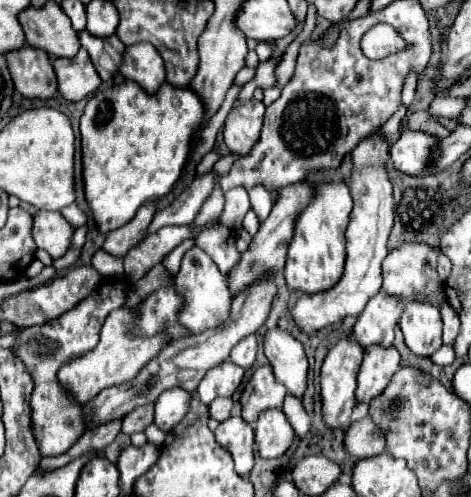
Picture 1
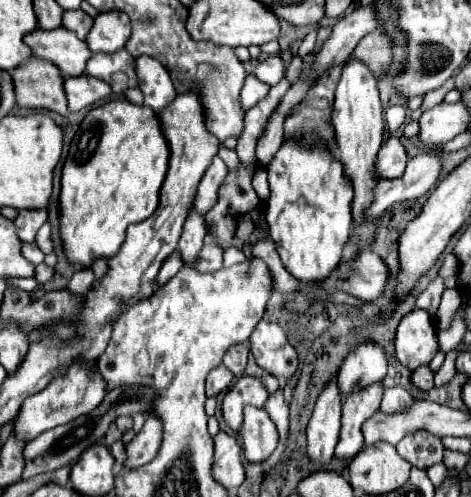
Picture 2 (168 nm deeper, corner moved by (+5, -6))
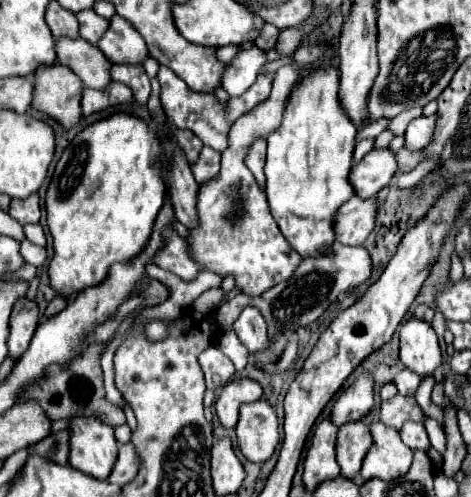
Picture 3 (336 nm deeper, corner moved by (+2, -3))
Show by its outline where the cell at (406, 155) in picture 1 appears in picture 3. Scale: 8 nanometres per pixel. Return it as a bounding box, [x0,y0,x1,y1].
[350,148,396,198]

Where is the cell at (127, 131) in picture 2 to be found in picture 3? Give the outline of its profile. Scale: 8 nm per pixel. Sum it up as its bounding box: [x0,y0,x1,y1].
[46,114,166,298]

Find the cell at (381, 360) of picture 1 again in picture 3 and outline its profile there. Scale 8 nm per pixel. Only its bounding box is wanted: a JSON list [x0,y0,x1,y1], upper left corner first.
[336,414,372,480]

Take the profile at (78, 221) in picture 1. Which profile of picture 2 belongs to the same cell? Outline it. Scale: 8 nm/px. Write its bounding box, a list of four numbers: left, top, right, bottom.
[37,221,53,255]

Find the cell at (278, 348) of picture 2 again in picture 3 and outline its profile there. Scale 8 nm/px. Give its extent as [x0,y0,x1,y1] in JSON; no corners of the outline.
[232,306,268,354]

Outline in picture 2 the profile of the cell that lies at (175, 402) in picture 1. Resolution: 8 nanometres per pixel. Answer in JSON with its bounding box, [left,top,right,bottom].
[125,415,163,469]

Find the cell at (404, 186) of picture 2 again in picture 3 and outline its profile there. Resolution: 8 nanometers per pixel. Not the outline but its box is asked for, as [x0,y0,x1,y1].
[332,196,376,246]

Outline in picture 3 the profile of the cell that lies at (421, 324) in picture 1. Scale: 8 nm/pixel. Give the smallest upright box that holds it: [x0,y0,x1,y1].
[400,318,442,376]

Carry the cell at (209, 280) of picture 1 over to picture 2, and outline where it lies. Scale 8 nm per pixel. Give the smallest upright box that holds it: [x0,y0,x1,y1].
[179,213,207,265]

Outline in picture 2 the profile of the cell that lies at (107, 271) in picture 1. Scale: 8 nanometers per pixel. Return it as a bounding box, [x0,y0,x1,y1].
[67,267,95,293]

